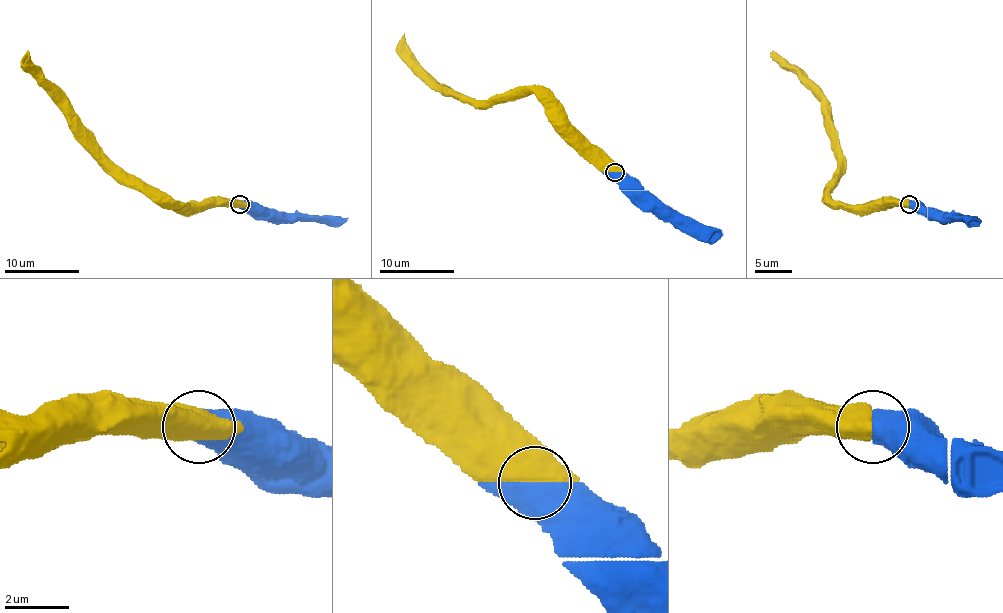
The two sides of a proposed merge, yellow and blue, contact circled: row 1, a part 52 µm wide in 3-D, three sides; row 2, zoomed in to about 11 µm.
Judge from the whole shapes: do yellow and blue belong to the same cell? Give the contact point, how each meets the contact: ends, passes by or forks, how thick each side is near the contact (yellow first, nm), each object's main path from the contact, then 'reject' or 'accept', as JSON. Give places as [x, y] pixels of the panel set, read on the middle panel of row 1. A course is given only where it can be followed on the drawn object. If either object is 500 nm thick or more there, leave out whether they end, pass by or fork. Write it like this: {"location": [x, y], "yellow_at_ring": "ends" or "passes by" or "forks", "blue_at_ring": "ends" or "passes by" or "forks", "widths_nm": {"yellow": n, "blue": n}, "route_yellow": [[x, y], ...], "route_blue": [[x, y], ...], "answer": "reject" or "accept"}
{"location": [614, 172], "widths_nm": {"yellow": 550, "blue": 650}, "route_yellow": [[614, 171], [532, 92], [506, 92], [489, 102], [465, 100], [446, 91], [411, 57], [404, 33]], "route_blue": [[614, 172], [625, 172], [662, 206], [713, 226], [722, 236]], "answer": "accept"}

